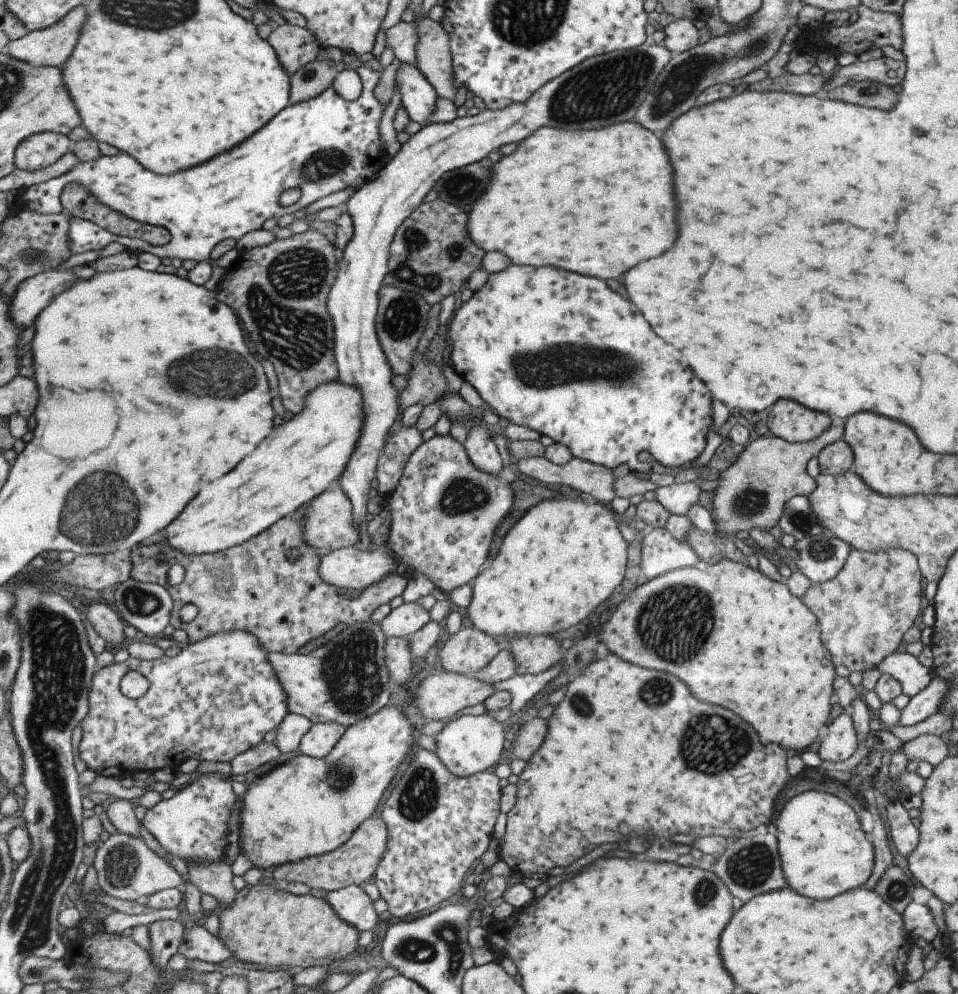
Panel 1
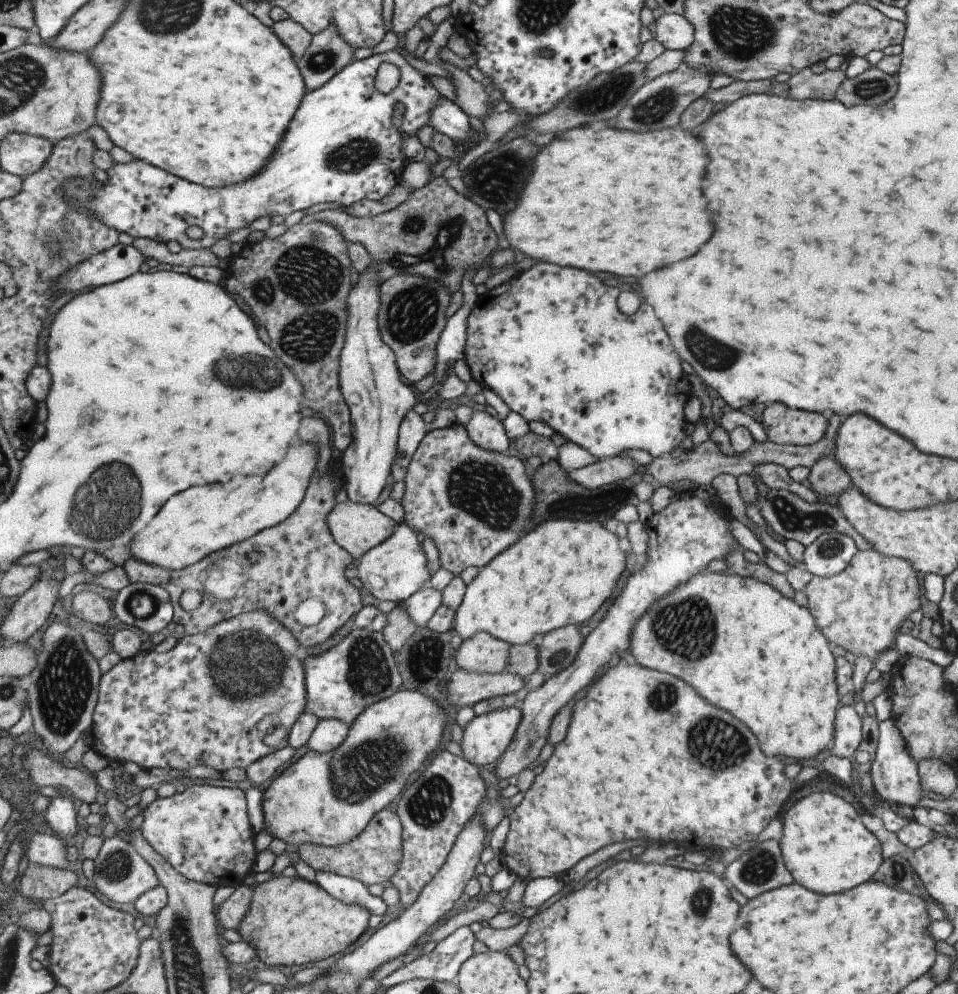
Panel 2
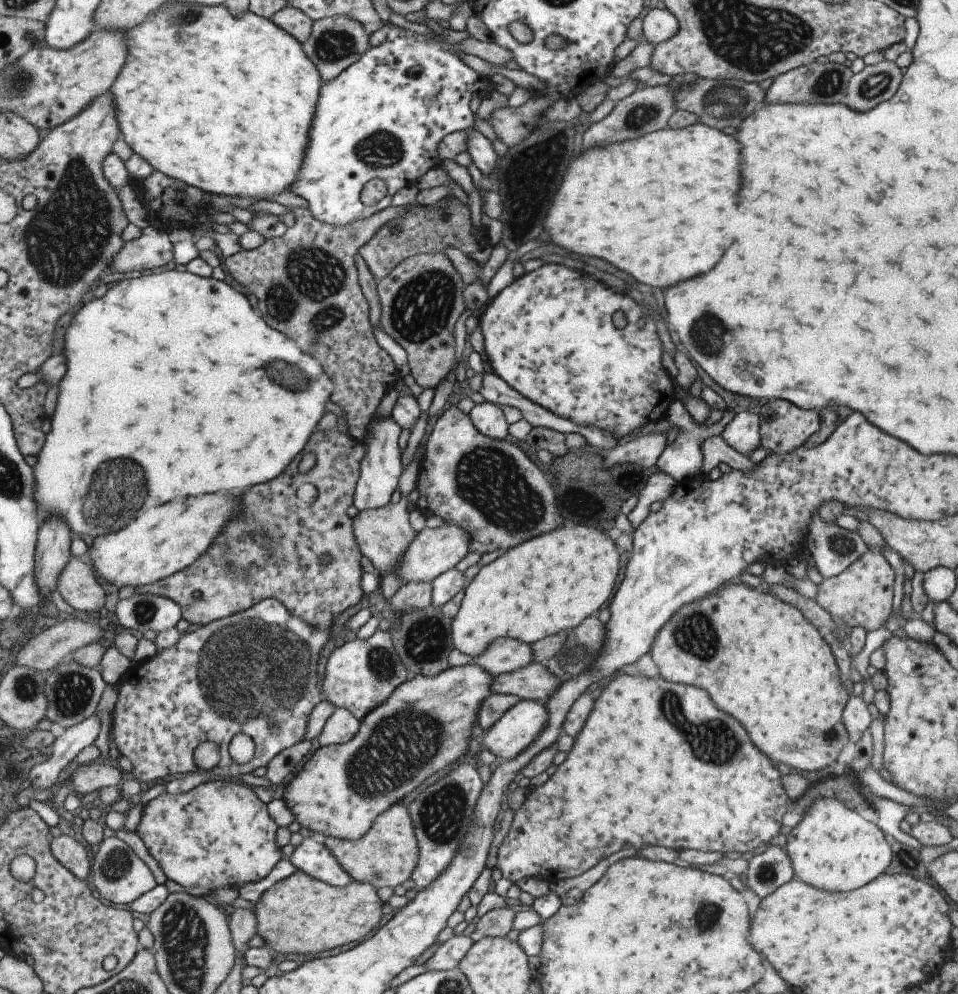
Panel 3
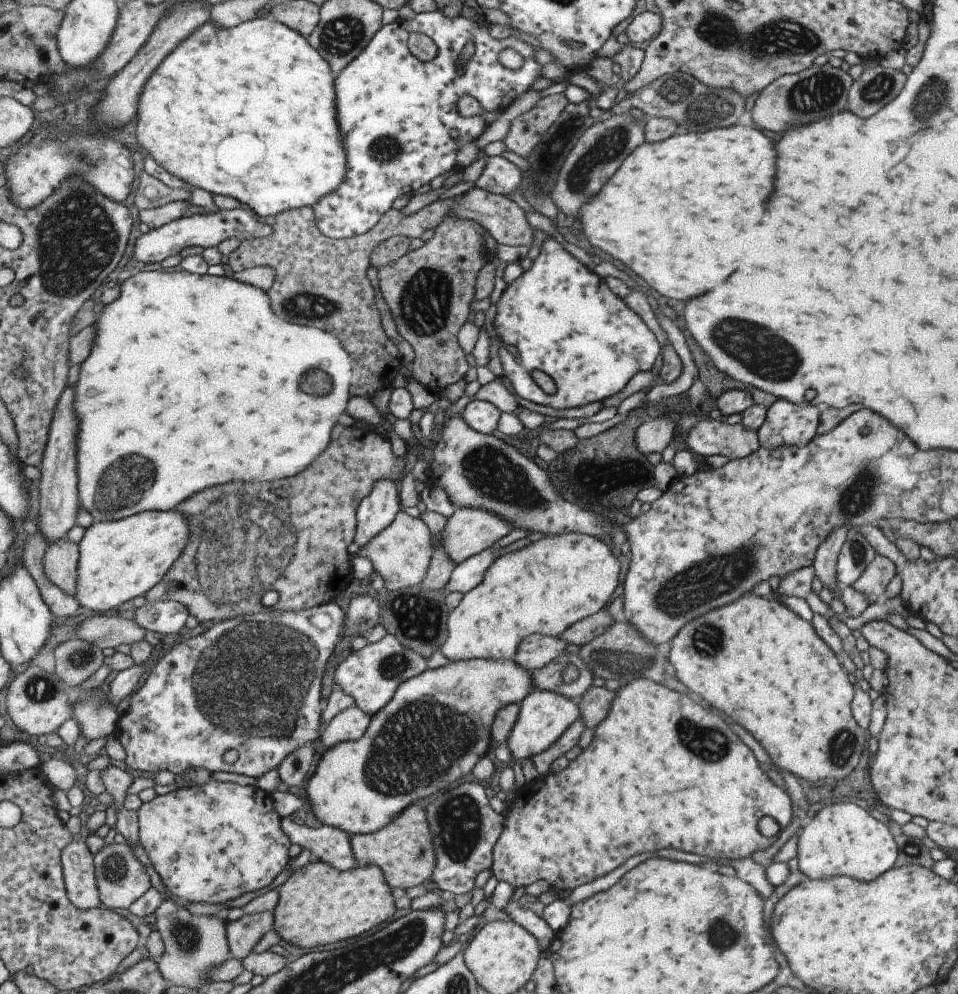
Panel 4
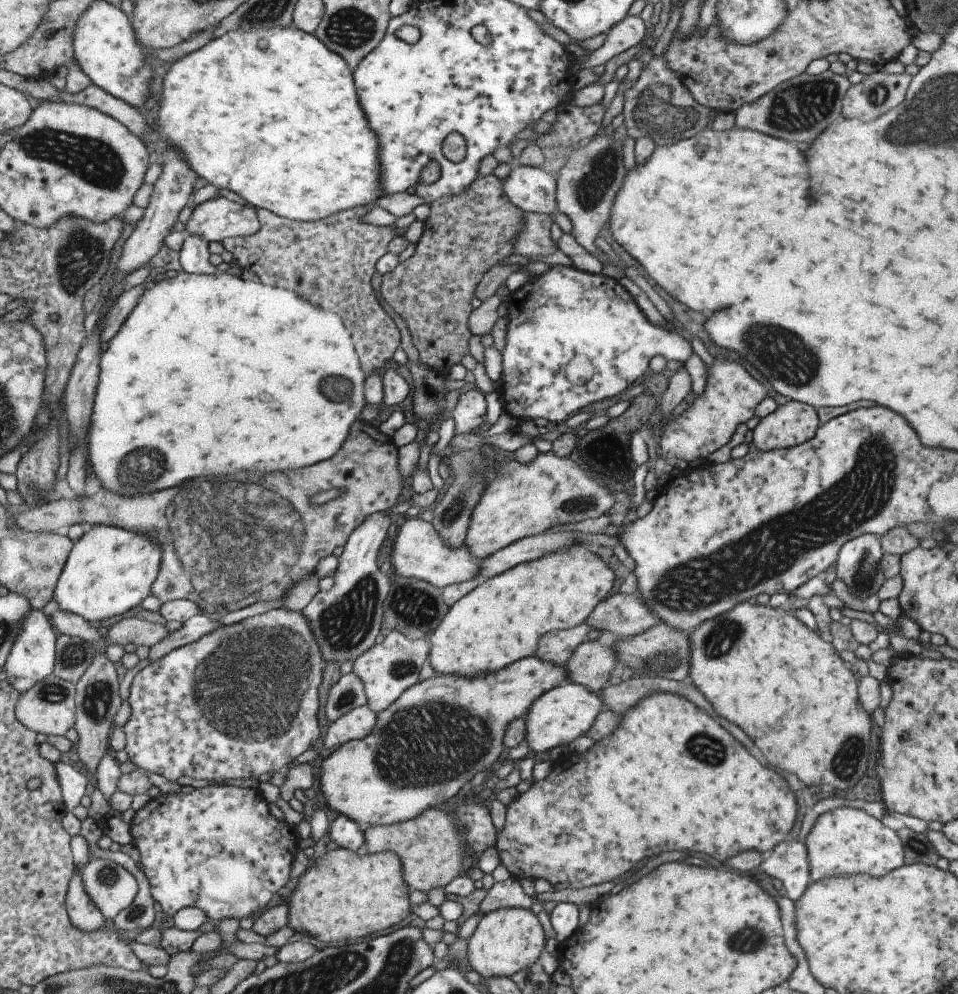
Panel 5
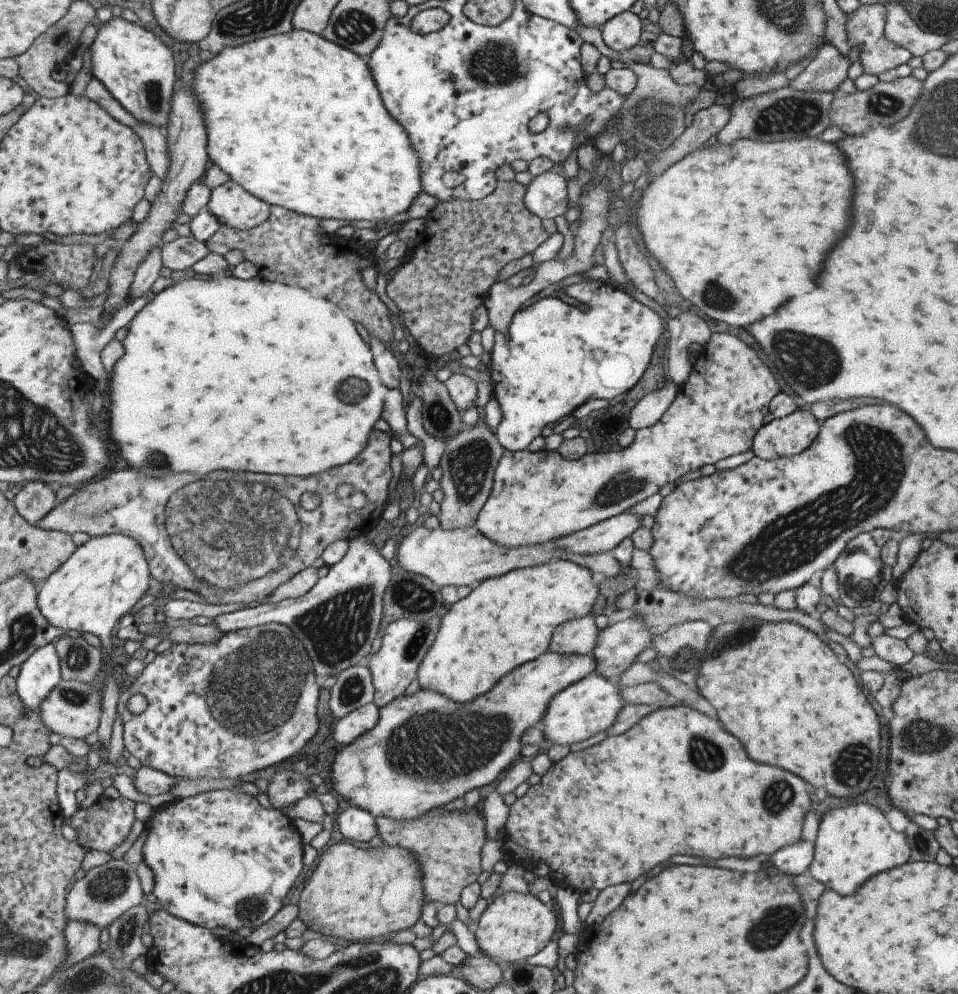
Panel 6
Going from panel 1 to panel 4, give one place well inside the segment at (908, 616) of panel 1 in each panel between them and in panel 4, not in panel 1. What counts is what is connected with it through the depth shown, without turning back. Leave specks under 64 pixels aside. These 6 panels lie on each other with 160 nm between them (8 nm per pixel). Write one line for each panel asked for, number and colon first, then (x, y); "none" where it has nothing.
2: (858, 609)
3: (861, 596)
4: (871, 583)

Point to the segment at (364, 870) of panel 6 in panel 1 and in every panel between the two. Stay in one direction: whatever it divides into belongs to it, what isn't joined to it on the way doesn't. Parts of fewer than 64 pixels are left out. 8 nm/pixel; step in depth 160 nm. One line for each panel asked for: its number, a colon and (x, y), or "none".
1: (264, 925)
2: (290, 921)
3: (299, 914)
4: (317, 905)
5: (342, 894)

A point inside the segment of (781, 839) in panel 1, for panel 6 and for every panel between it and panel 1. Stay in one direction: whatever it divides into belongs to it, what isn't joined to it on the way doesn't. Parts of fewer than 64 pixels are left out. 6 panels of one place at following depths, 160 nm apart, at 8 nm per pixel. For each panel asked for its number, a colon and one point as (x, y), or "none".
2: (824, 847)
3: (832, 847)
4: (841, 840)
5: (845, 840)
6: (854, 842)

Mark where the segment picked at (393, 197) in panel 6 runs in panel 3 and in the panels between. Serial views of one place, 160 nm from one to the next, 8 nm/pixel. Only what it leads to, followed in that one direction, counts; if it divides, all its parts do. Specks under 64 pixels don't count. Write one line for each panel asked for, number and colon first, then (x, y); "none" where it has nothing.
3: (223, 103)
4: (248, 112)
5: (271, 114)

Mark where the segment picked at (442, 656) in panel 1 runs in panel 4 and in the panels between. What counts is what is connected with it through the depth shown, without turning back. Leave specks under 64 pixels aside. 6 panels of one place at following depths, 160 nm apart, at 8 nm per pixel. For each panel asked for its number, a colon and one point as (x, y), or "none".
2: (481, 653)
3: (503, 655)
4: (534, 652)

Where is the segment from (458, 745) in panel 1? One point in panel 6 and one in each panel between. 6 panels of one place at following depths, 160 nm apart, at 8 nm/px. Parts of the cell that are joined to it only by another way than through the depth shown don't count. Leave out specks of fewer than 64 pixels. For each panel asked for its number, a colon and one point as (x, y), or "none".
2: (483, 740)
3: (517, 727)
4: (542, 716)
5: (563, 713)
6: (584, 708)

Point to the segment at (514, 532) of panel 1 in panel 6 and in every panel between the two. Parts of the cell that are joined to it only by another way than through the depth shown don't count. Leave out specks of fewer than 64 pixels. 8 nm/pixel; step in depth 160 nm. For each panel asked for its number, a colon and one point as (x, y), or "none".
2: (559, 573)
3: (550, 583)
4: (540, 589)
5: (499, 621)
6: (504, 621)

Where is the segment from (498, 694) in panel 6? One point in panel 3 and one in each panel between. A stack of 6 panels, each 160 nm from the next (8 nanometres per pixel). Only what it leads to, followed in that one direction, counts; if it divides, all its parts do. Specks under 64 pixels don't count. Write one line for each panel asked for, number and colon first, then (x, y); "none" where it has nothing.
3: (338, 792)
4: (437, 724)
5: (433, 738)

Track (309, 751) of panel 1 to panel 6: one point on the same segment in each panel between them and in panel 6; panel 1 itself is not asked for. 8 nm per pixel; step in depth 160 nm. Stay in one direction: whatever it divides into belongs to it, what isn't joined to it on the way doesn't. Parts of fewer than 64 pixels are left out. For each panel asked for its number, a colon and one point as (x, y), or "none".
2: (329, 733)
3: (341, 726)
4: (349, 724)
5: (357, 723)
6: (347, 728)

